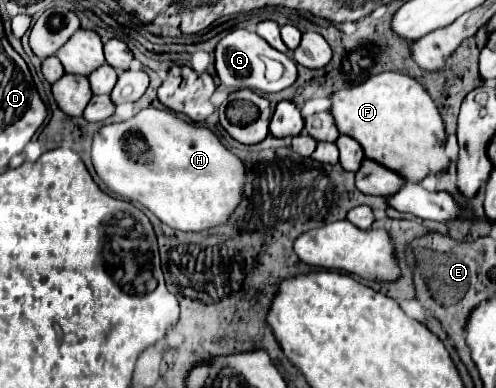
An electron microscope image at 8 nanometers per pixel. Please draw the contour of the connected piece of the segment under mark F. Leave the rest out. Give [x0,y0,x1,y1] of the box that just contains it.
[330,72,450,182]

